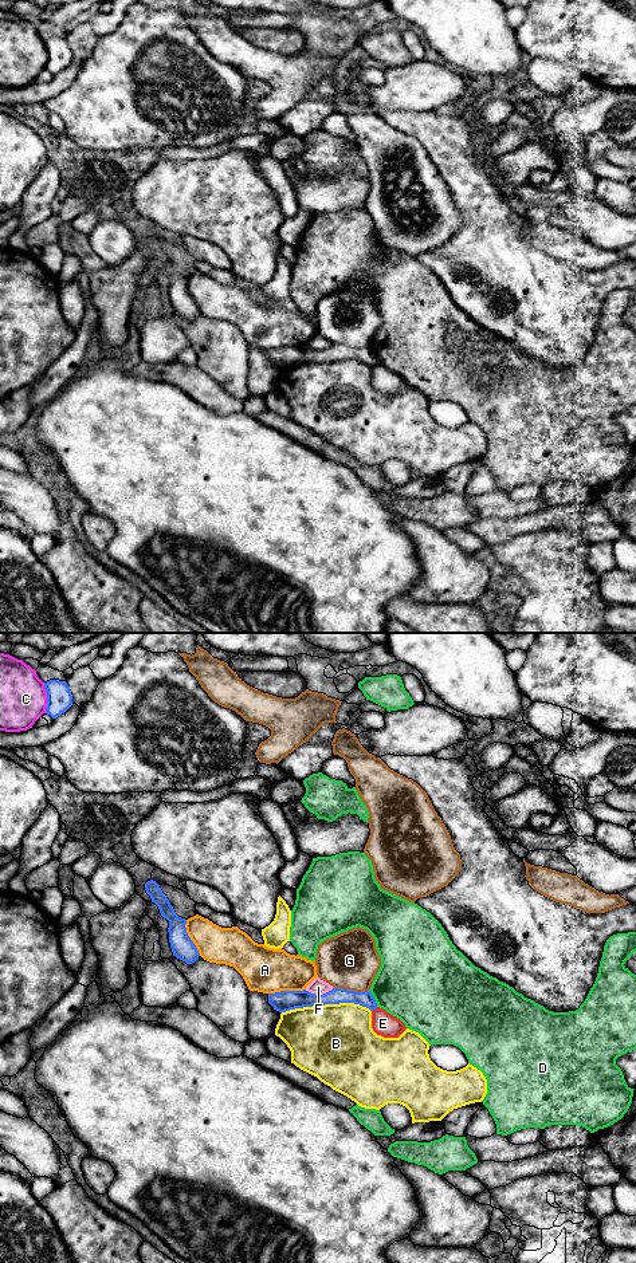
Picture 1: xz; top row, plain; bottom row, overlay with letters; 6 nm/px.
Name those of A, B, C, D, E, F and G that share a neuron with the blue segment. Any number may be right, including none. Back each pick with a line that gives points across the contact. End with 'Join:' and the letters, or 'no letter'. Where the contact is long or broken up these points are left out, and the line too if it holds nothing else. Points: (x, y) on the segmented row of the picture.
Join: no letter

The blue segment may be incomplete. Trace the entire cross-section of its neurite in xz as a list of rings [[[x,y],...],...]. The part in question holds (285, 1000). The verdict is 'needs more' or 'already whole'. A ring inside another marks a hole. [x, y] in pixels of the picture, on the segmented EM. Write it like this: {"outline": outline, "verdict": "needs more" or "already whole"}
{"outline": [[[333,988],[323,995],[315,995],[306,989],[280,991],[275,994],[268,994],[268,1003],[274,1007],[274,1010],[279,1011],[280,1014],[295,1008],[339,1003],[360,1004],[369,1008],[370,1011],[377,1008],[377,1003],[370,991],[354,992],[342,988]]], "verdict": "already whole"}

